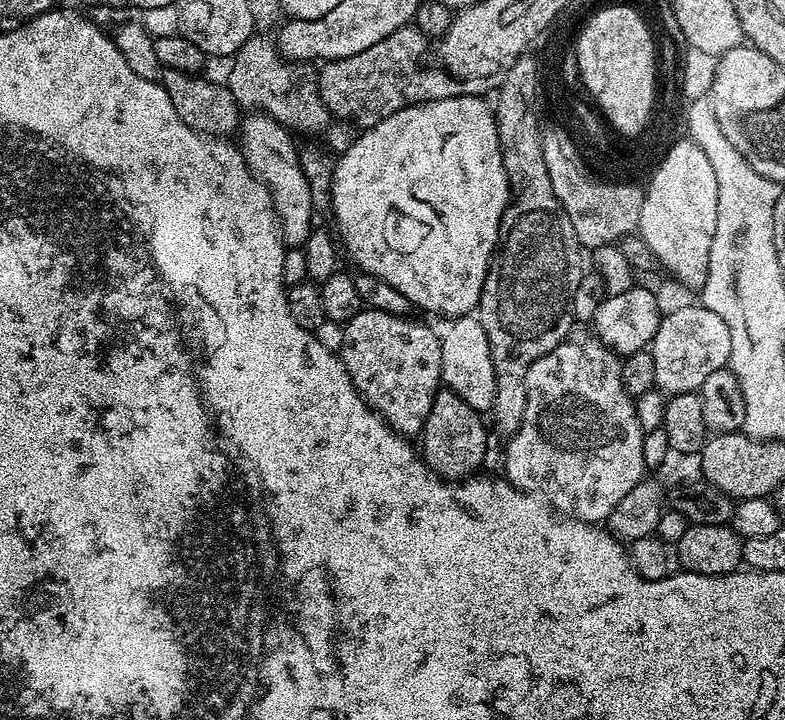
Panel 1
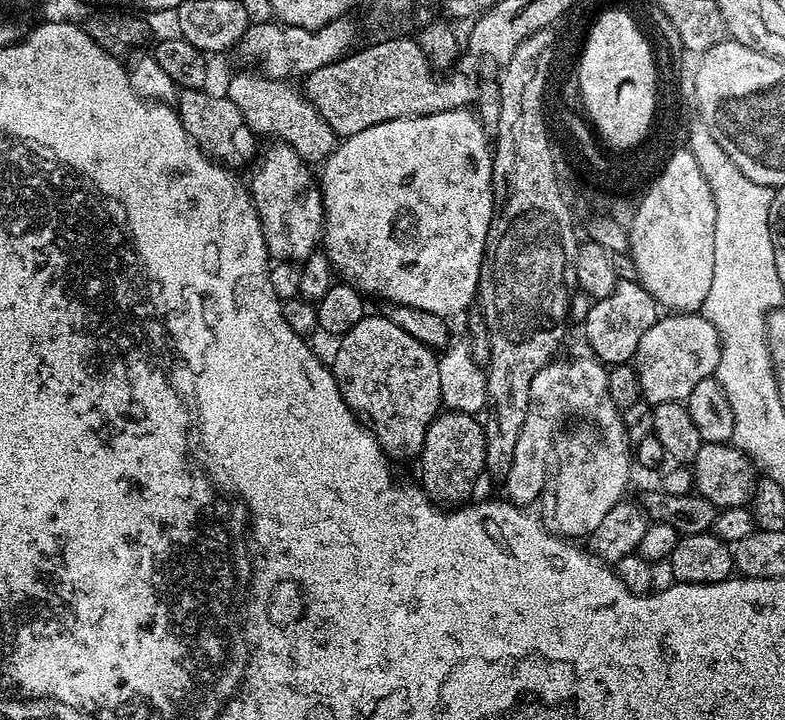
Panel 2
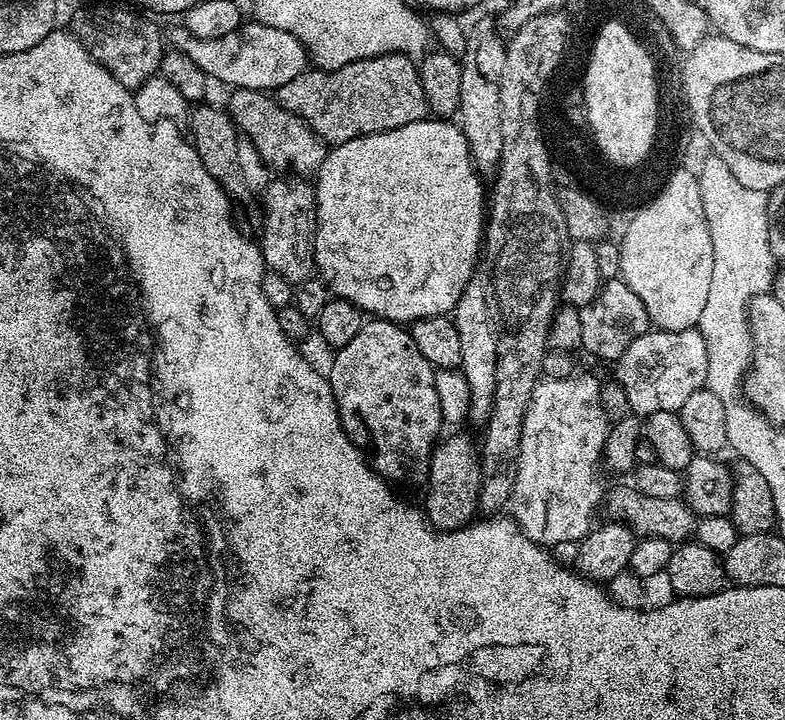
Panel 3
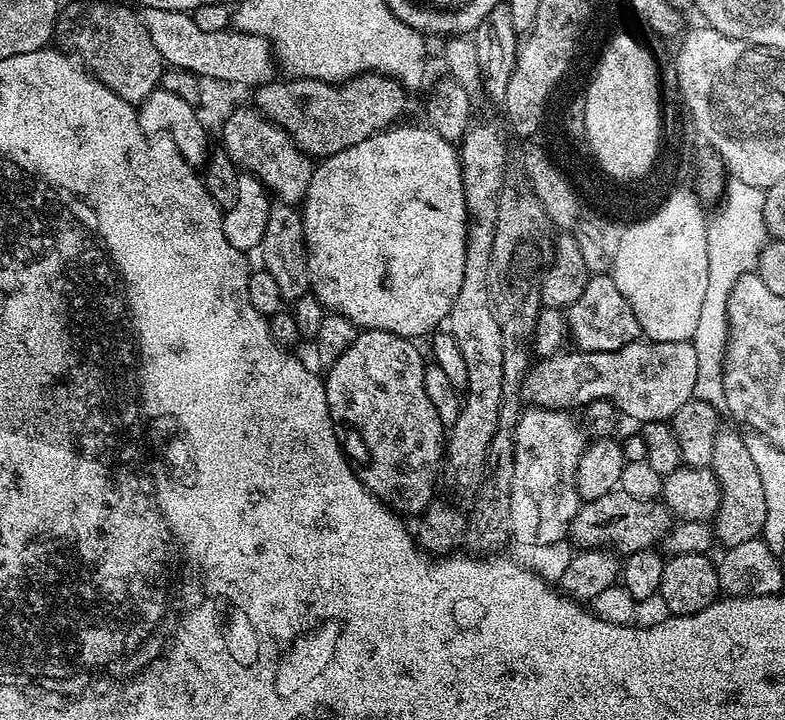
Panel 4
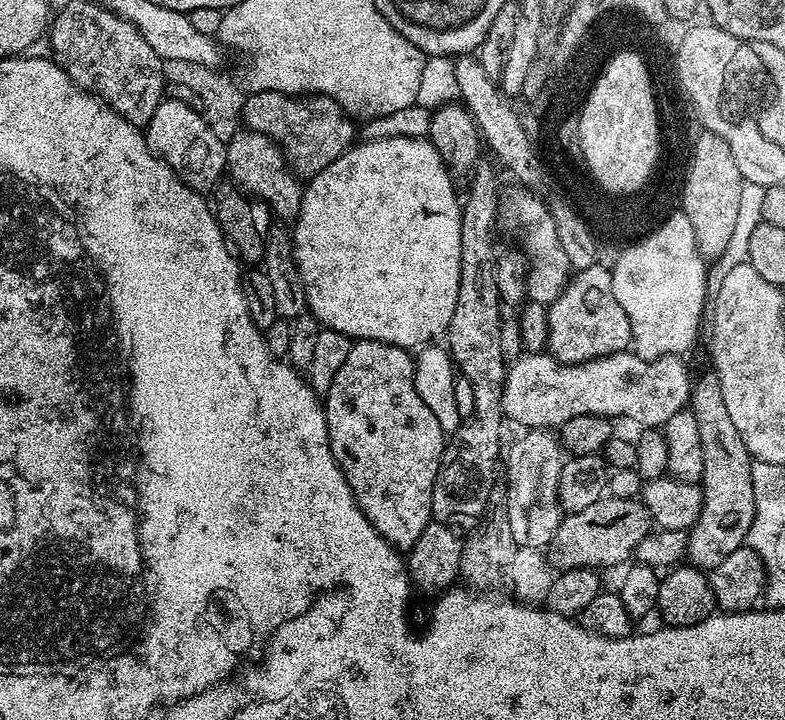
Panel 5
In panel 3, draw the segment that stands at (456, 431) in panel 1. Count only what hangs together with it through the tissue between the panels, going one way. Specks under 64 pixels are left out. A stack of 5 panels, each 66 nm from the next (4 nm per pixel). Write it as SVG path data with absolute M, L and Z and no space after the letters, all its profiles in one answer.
M446 436L432 449L426 477L428 493L424 496L422 511L433 528L442 532L454 532L458 528L465 528L466 525L473 523L478 512L480 453L477 441L472 441L470 437Z

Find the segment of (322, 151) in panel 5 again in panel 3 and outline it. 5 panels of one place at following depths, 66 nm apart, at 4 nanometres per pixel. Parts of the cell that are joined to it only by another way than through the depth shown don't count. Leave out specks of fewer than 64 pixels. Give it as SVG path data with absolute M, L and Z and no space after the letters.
M400 52L350 62L341 68L309 67L307 71L298 74L296 78L277 89L274 98L283 108L307 122L314 130L314 134L322 137L329 146L350 142L354 138L369 136L375 132L394 130L398 126L406 126L410 122L425 119L429 115L428 99L424 96L417 65L413 57L404 56Z

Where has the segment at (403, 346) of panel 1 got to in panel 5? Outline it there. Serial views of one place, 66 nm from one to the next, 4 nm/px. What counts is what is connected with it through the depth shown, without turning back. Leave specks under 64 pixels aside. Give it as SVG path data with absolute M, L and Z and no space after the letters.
M357 340L322 400L330 450L342 474L374 530L397 550L412 548L432 520L434 478L446 443L446 433L438 418L434 418L430 406L422 402L414 386L415 369L416 362L409 349L386 342Z

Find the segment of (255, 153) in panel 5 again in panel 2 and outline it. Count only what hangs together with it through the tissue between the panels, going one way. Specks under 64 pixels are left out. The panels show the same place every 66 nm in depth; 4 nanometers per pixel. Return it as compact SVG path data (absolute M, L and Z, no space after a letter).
M260 70L254 72L237 71L230 78L228 99L242 112L242 118L249 130L257 137L272 136L273 141L290 146L297 154L309 162L323 162L336 149L336 131L328 125L326 118L314 110L303 91L294 86L291 79L276 79L266 76Z

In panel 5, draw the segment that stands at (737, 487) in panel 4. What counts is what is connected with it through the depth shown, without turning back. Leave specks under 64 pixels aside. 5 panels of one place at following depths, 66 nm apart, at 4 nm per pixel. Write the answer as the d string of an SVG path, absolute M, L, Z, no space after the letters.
M707 371L693 379L690 397L690 411L694 414L694 422L698 422L698 438L702 438L702 474L699 483L704 497L698 520L687 531L686 560L691 567L701 570L716 568L722 558L745 547L756 513L753 458L746 450L746 442L742 442L742 434L738 434L734 421L726 411L726 402L722 402L722 386L715 371Z

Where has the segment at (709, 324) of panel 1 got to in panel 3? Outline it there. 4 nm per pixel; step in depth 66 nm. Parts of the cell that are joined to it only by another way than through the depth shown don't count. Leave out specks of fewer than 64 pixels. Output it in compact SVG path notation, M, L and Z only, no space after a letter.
M699 327L661 332L643 332L614 362L614 380L620 384L629 399L635 415L643 418L658 410L679 412L682 402L704 387L706 378L706 342Z

